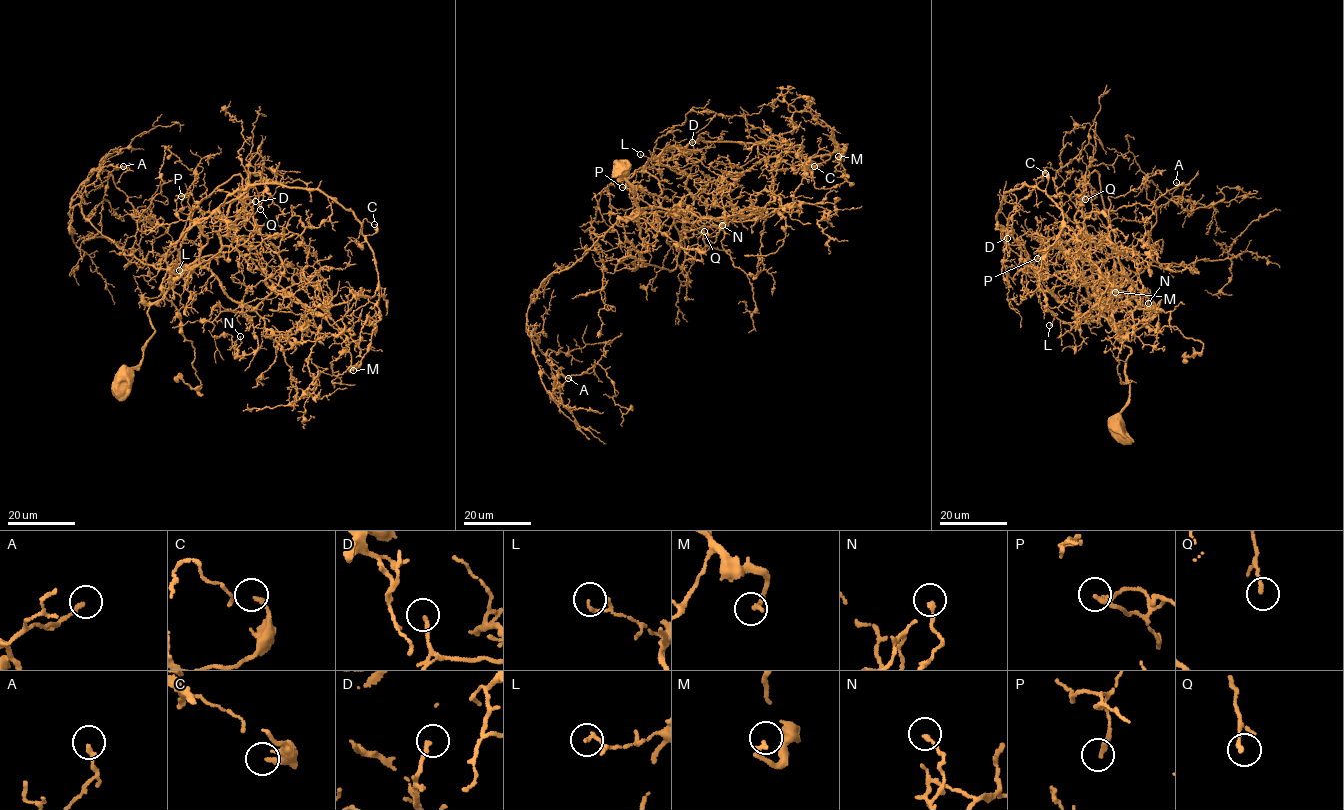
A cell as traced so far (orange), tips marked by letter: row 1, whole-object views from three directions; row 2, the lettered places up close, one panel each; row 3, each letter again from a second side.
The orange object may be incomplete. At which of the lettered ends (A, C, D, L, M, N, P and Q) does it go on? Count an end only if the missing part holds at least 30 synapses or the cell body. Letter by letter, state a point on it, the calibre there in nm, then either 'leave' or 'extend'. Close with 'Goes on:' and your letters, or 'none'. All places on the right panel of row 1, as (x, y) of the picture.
A: at (1176, 182); 180 nm thick; leave
C: at (1045, 173); 190 nm thick; leave
D: at (1007, 238); 200 nm thick; leave
L: at (1049, 325); 150 nm thick; leave
M: at (1115, 292); 240 nm thick; extend
N: at (1148, 303); 180 nm thick; leave
P: at (1037, 258); 220 nm thick; leave
Q: at (1085, 199); 180 nm thick; leave
Goes on: M

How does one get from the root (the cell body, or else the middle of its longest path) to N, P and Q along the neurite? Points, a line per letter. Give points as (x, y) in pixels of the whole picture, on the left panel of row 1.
N: (125, 378), (154, 332), (148, 309), (193, 266), (254, 308), (242, 312), (258, 348), (238, 358), (240, 336)
P: (125, 378), (154, 332), (148, 309), (216, 255), (236, 226), (202, 212), (191, 193), (181, 196)
Q: (125, 378), (154, 332), (148, 309), (187, 270), (202, 267), (234, 239), (246, 184), (256, 188), (260, 209)

